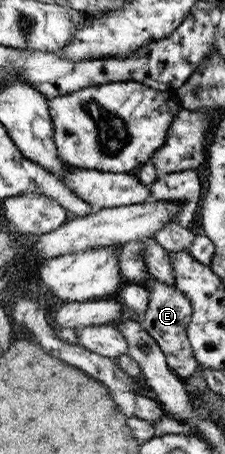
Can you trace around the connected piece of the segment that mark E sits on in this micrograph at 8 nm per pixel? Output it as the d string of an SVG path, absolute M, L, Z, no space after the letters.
M152 277L145 281L143 285L149 289L150 296L147 309L144 311L144 316L139 324L161 348L167 367L181 378L188 380L195 373L198 364L186 332L188 323L192 320L191 302L175 286L165 285Z

